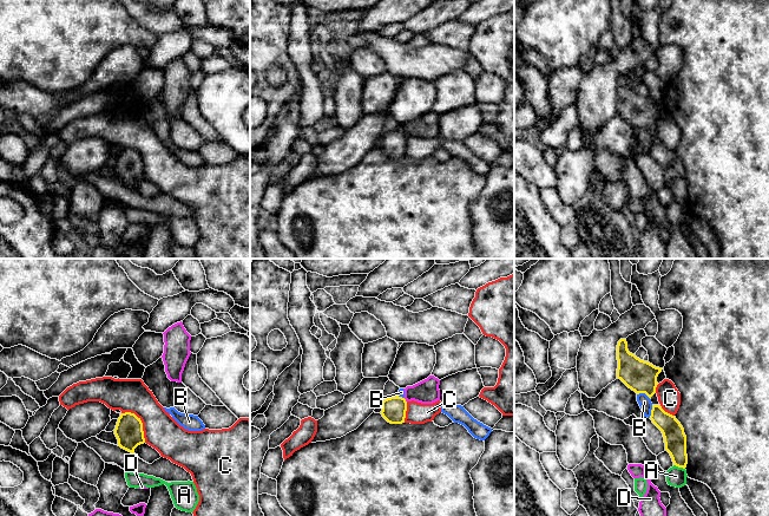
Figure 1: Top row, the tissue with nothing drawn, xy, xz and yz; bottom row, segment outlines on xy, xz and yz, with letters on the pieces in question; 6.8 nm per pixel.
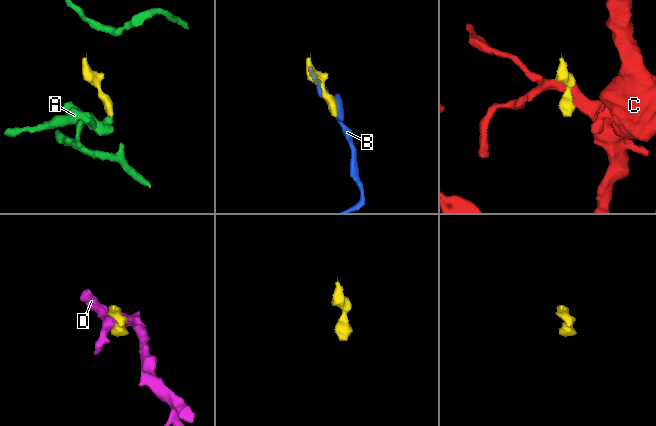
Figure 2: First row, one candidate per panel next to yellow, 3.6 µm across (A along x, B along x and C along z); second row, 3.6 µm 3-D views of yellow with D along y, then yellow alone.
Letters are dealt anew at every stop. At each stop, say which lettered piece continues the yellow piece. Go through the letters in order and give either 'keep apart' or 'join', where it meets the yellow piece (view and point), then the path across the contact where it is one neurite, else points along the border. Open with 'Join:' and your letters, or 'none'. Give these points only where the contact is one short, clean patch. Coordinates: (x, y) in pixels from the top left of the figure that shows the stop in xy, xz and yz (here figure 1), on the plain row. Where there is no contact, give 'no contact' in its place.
Join: none
A: keep apart | yz (679, 202) | along yz (674, 200), (684, 204)
B: keep apart | yz (644, 128) | along yz (637, 129), (644, 129), (650, 135)
C: keep apart | xy (140, 157)
D: keep apart | xz (405, 136)

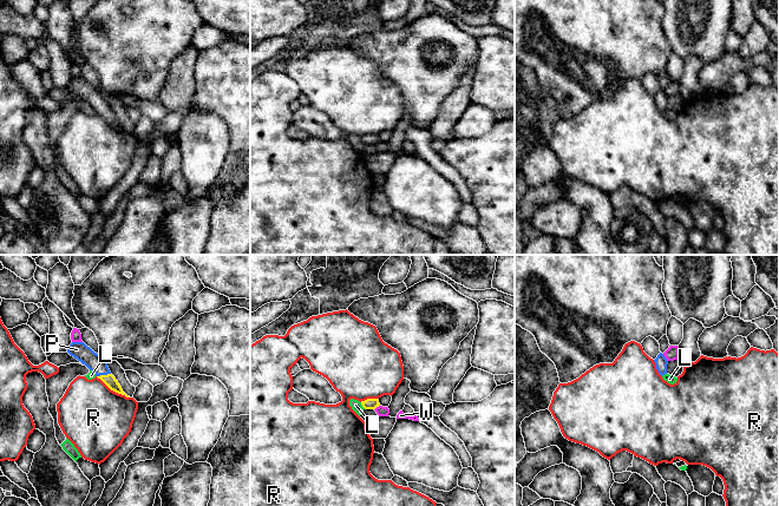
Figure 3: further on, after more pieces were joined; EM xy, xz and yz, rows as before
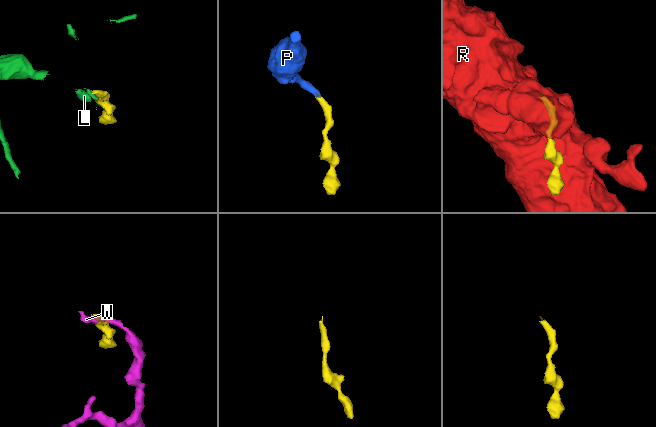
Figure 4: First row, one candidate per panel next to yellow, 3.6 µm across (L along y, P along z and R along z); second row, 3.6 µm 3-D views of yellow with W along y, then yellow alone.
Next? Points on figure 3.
Join: P
L: keep apart | xz (362, 142) | along xz (360, 138), (365, 144)
P: join | xy (103, 111) | across xy (109, 116), (103, 111), (79, 86)
R: keep apart | xy (112, 125)
W: keep apart | xz (377, 142) | along xz (379, 140), (374, 145)

